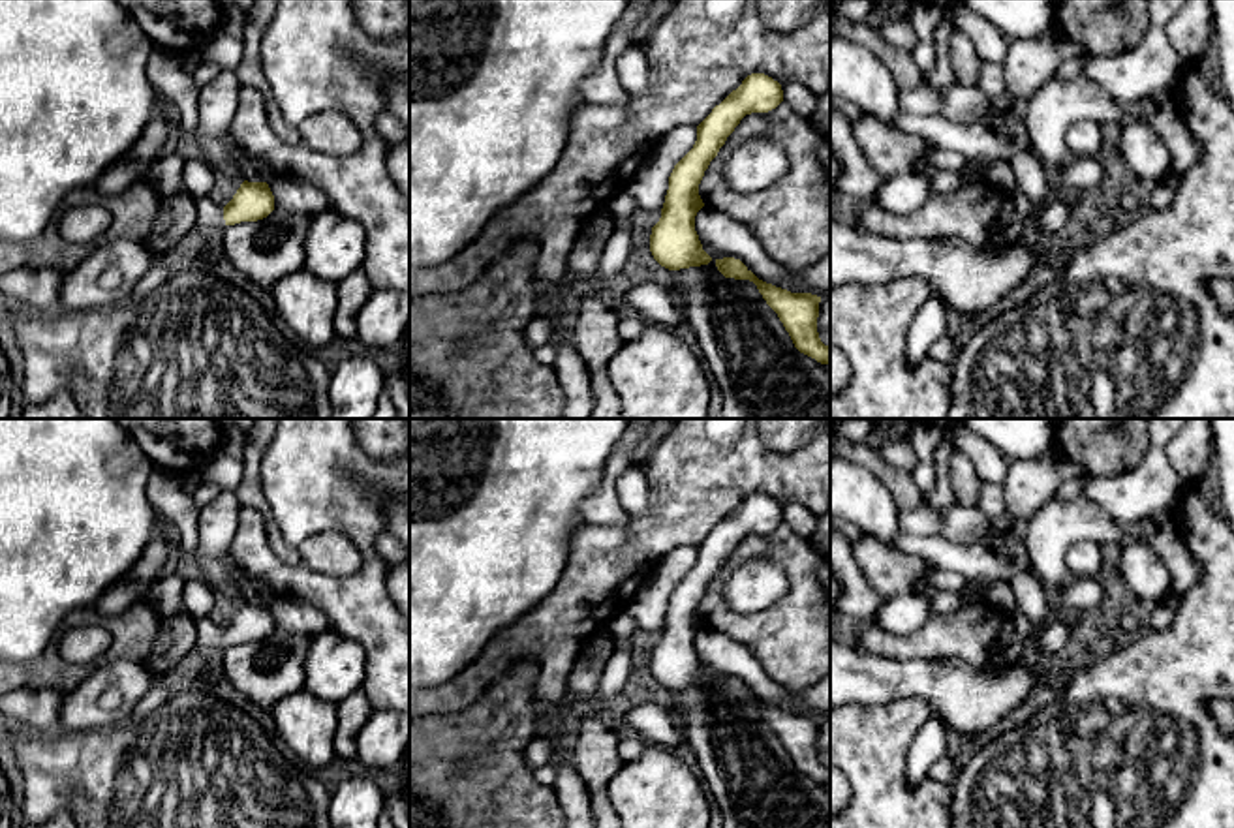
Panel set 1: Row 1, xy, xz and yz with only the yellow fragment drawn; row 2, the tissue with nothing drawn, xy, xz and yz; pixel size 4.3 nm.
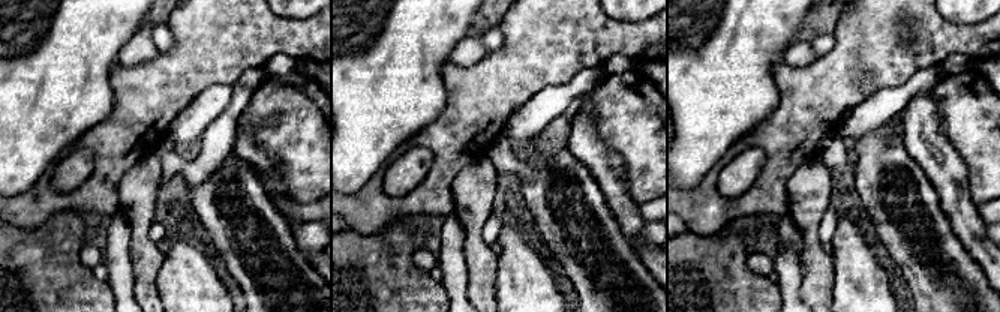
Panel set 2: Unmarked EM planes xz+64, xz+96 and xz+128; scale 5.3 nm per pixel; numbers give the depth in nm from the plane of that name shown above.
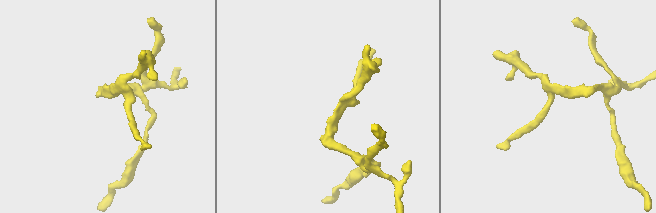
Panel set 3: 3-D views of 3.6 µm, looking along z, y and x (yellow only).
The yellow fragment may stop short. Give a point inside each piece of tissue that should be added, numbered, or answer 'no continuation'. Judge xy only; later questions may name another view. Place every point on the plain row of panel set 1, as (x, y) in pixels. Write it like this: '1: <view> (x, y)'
1: xy (209, 637)

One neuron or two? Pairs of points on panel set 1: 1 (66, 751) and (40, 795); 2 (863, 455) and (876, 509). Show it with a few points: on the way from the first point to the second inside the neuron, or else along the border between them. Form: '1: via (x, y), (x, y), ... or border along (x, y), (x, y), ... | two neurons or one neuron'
1: via (66, 763), (66, 768), (51, 783) | one neuron
2: border along (849, 459), (870, 470), (896, 502) | two neurons

